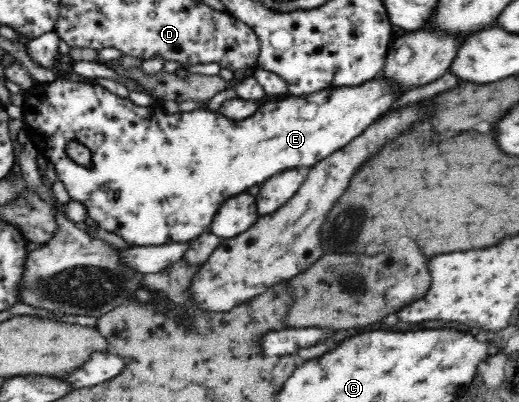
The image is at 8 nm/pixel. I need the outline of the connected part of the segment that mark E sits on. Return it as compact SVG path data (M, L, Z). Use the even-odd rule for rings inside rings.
M381 73L373 79L356 86L331 87L321 90L314 95L309 95L307 98L286 96L275 99L274 102L267 102L259 107L255 115L251 115L251 117L243 119L243 121L233 121L221 115L219 110L217 112L205 112L195 109L187 113L176 112L175 114L167 114L160 108L160 104L151 105L150 107L137 107L137 105L133 105L129 99L118 97L107 88L99 84L91 83L91 81L81 82L81 80L55 79L53 82L35 81L34 85L22 93L24 101L23 105L21 105L21 109L23 118L25 118L25 123L27 123L27 130L29 130L28 135L35 143L36 149L47 158L47 161L54 163L56 175L64 183L71 199L85 206L89 222L94 222L99 227L120 235L130 244L144 246L151 244L159 245L167 241L180 242L193 240L204 231L209 231L209 225L211 225L216 211L227 198L247 192L248 188L253 187L253 185L261 185L266 179L273 177L273 175L280 171L288 170L289 168L306 170L319 160L325 159L328 155L331 155L331 153L347 145L347 143L355 139L358 135L361 135L361 132L365 131L375 120L378 120L381 116L390 112L393 105L395 105L405 93L407 93L407 90L403 90L395 80L389 80L385 74ZM68 141L77 141L77 143L81 143L81 145L85 145L85 147L89 149L91 159L88 166L80 166L67 156L63 147Z

